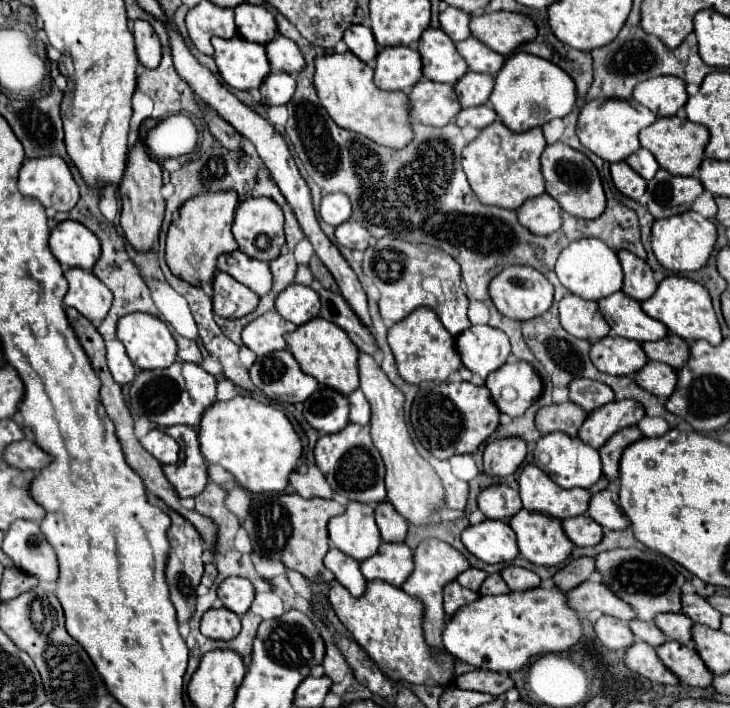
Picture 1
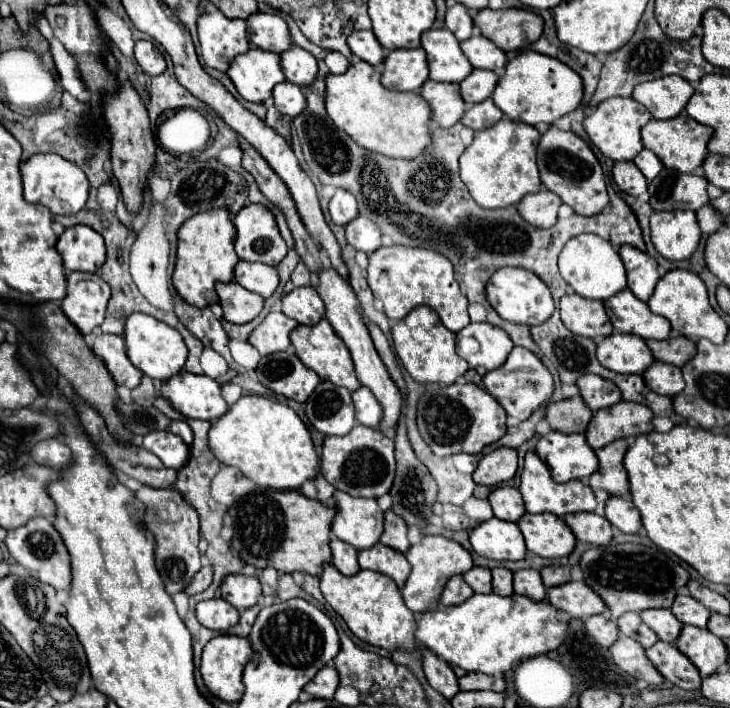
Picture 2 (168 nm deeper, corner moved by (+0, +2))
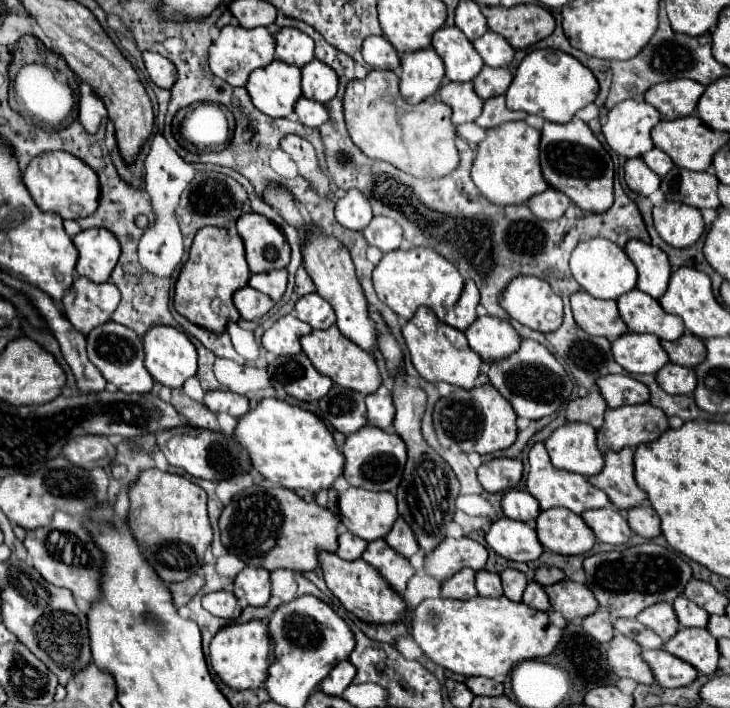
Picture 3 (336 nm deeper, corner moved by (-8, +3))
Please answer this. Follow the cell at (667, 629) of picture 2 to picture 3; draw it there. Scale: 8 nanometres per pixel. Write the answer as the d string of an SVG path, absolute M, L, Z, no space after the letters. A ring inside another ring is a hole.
M656 603L652 607L646 607L636 619L648 629L652 629L656 635L660 635L662 641L668 641L680 629L670 603Z

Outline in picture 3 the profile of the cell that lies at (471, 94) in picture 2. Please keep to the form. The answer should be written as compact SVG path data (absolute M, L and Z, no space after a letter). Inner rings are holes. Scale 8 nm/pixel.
M482 67L482 71L474 77L474 91L482 99L490 99L496 95L504 95L512 83L512 73L508 69Z

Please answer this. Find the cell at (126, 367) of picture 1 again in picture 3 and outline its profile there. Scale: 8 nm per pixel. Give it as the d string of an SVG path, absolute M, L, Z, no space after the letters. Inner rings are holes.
M108 321L108 323L92 329L88 333L86 341L88 341L88 357L90 357L90 361L100 369L104 379L108 383L112 383L116 389L120 389L124 393L140 393L140 395L144 395L144 393L148 393L152 389L154 379L144 367L142 337L136 335L136 331L132 331L126 325Z

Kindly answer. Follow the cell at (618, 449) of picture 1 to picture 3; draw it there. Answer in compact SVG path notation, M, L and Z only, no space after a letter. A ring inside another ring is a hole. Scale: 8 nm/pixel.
M624 447L622 451L606 451L604 459L606 465L602 469L602 473L588 477L588 481L602 489L610 503L616 505L618 509L632 509L636 505L640 505L646 495L644 491L636 485L634 481L634 451Z

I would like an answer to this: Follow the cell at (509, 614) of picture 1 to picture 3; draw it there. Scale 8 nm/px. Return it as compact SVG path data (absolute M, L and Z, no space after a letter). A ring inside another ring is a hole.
M506 597L488 599L426 599L412 613L412 637L424 655L464 677L506 677L514 665L524 659L540 659L554 651L562 629L550 623L548 613L532 611L524 603L512 603Z

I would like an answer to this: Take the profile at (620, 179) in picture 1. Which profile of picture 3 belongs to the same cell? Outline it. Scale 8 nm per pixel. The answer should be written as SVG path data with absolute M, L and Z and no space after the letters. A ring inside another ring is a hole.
M640 157L628 159L624 165L624 171L626 171L626 177L624 177L626 185L638 195L648 197L660 187L660 177L656 177L656 173Z

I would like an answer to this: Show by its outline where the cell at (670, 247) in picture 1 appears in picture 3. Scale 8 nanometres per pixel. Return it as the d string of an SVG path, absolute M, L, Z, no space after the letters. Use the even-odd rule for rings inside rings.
M662 201L654 205L652 213L656 231L672 247L690 247L704 233L702 213L696 207L678 201Z

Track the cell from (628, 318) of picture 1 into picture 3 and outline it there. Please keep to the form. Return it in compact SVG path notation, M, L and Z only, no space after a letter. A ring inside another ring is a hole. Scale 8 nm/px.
M640 289L618 297L618 309L624 323L634 333L652 333L666 341L678 339L684 333L682 319L666 313L654 297Z

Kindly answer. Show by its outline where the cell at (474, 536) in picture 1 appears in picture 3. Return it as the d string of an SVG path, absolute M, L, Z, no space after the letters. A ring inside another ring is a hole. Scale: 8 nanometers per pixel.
M508 517L492 523L490 531L486 533L486 541L488 547L510 561L534 561L544 551L534 527Z

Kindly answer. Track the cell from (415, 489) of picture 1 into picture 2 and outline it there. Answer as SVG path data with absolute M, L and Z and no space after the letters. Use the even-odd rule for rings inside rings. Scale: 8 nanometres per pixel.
M328 268L328 270L322 270L320 274L320 284L316 288L316 292L320 294L320 298L324 300L326 304L326 318L328 322L332 324L332 328L336 332L340 332L344 344L348 346L350 354L352 354L352 360L354 360L354 366L356 366L356 374L358 374L358 380L362 386L370 388L372 394L376 396L376 400L380 402L382 410L384 410L384 416L380 420L380 428L390 428L390 430L396 430L398 426L398 420L400 420L400 414L402 414L402 392L400 388L394 384L394 380L390 378L384 362L380 360L374 344L372 344L372 338L368 336L368 328L362 320L362 310L360 310L360 304L356 300L356 294L352 292L352 286L350 282L346 282L336 270Z

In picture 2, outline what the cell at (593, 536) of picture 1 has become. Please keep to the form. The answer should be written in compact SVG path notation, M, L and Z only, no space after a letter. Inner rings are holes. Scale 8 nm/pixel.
M594 512L568 514L564 520L580 542L604 546L612 538L612 524L604 516L598 516Z

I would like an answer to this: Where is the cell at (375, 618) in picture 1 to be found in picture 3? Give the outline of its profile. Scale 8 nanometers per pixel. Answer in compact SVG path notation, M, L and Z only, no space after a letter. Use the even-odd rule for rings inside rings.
M320 551L318 559L328 589L358 619L366 623L396 623L402 619L406 611L406 603L402 601L400 595L396 595L396 591L388 591L388 583L384 583L384 579L380 579L380 575L376 575L376 569L368 567L368 563L364 563L362 559L344 561L336 553L328 553L328 551Z

